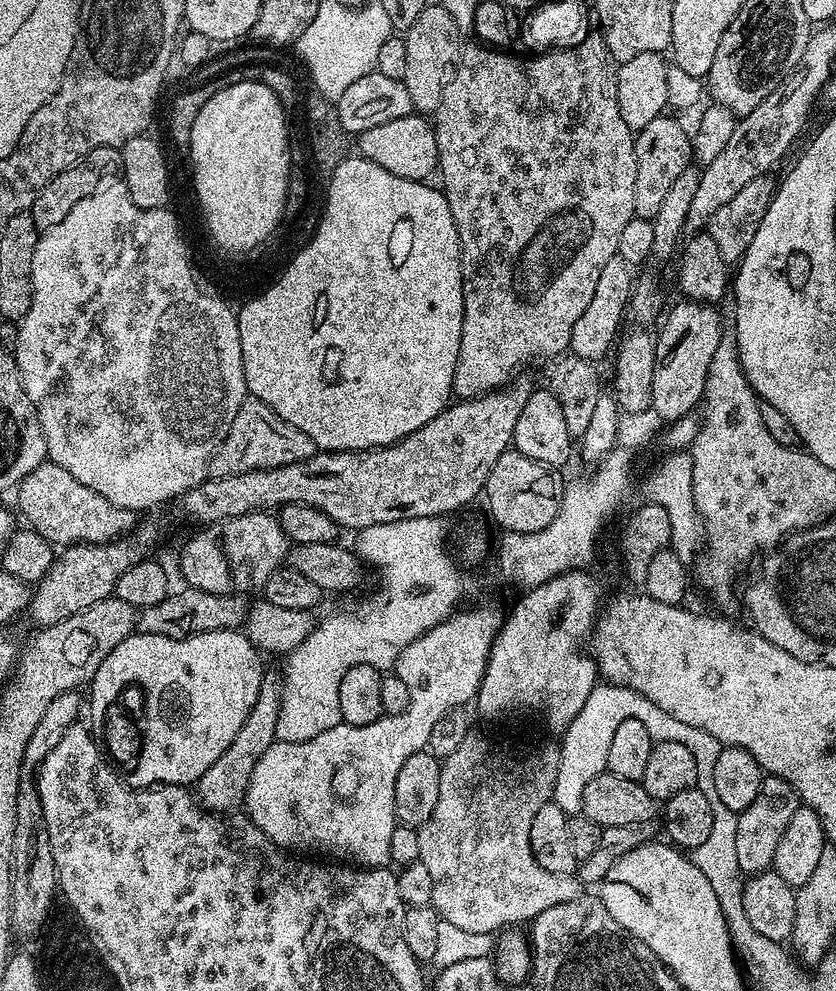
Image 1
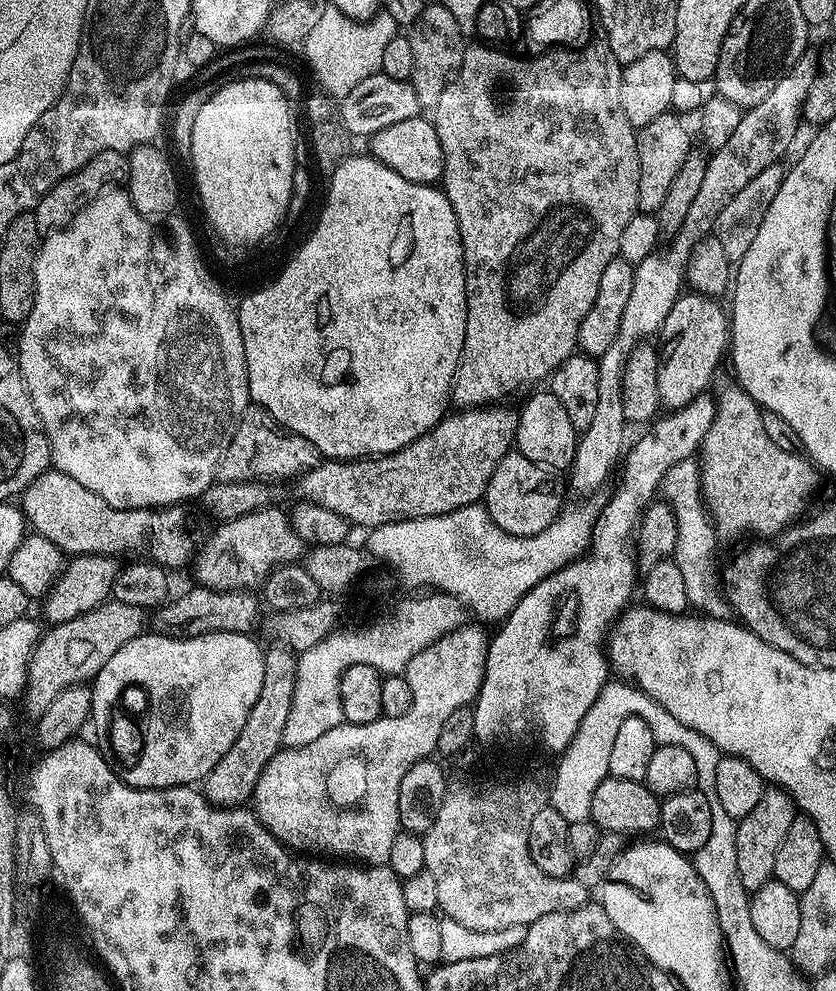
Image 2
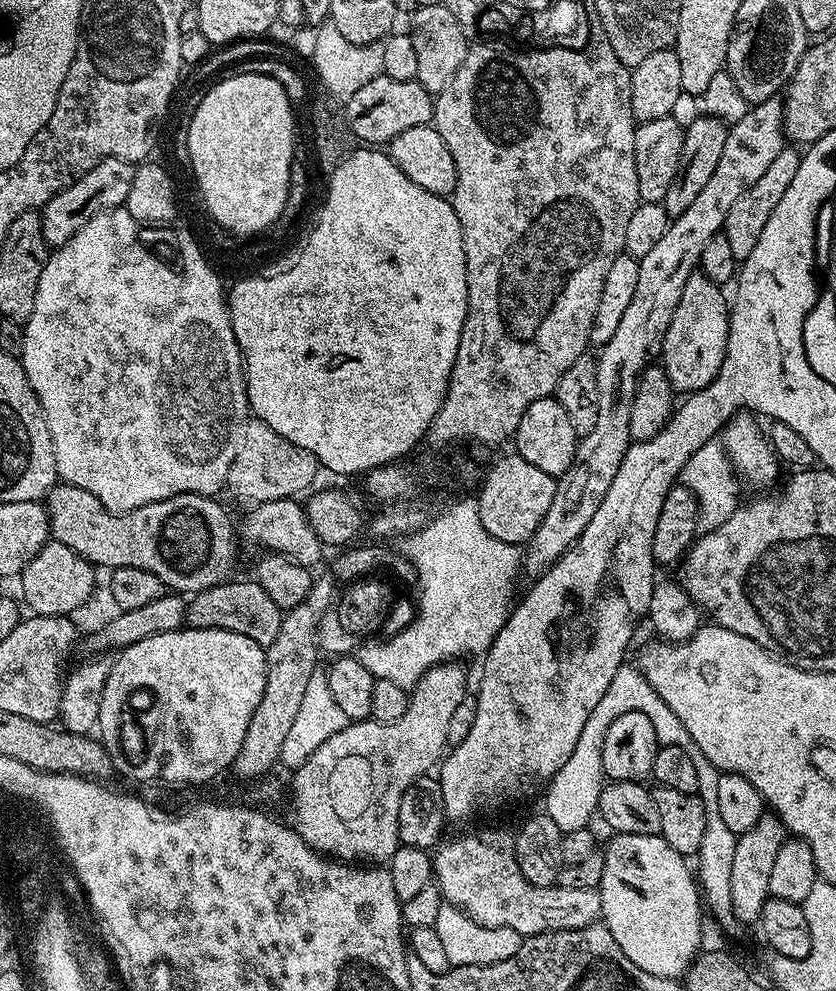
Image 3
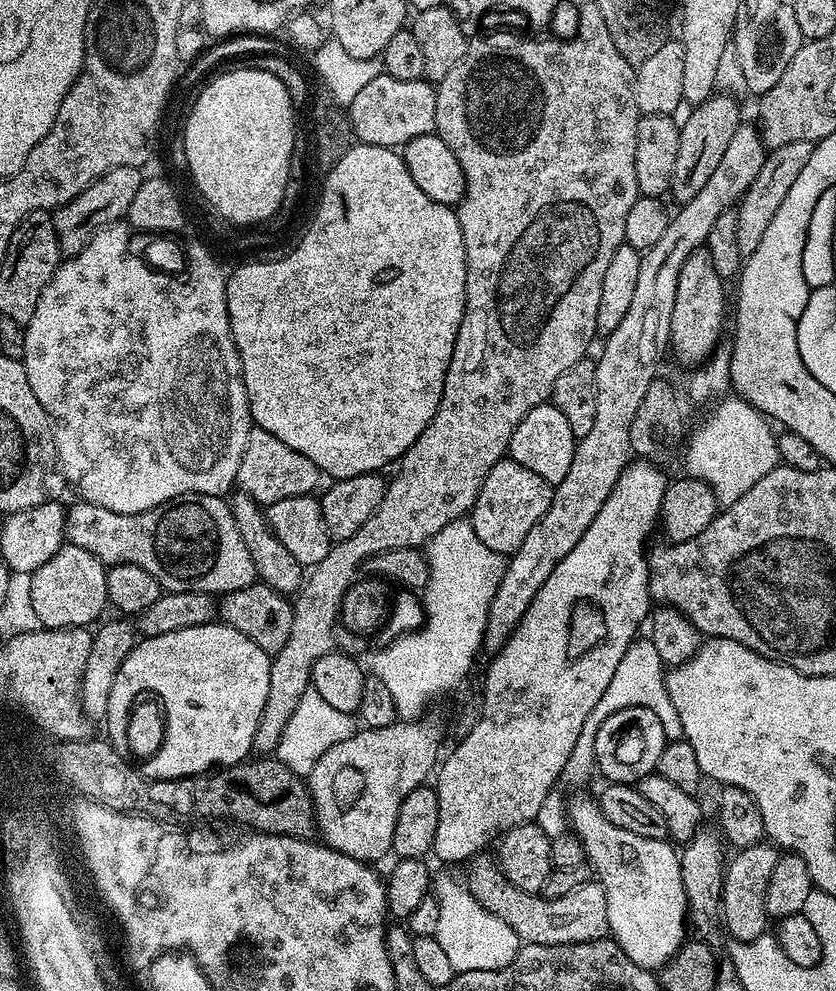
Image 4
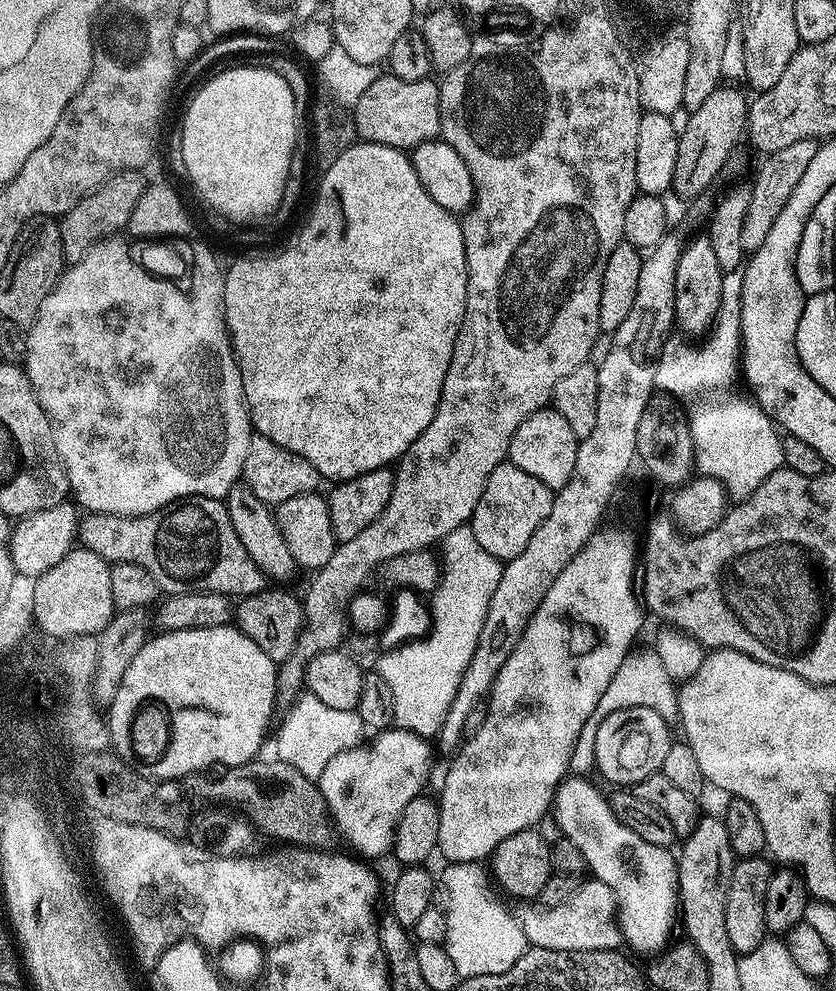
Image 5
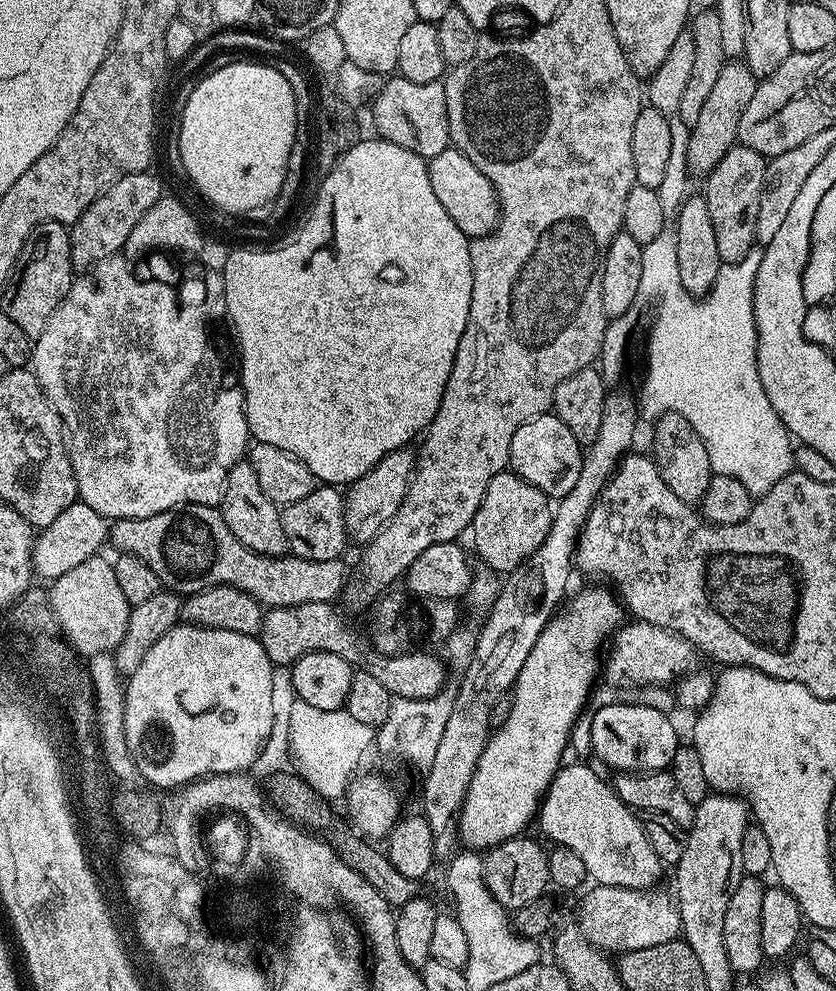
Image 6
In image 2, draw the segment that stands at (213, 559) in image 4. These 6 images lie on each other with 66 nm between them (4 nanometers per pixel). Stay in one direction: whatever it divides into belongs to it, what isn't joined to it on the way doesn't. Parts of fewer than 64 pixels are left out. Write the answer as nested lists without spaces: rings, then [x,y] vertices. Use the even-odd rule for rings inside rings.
[[[49,470],[39,476],[34,483],[31,483],[28,489],[22,493],[22,511],[30,525],[31,531],[42,538],[50,538],[50,542],[54,542],[54,546],[58,546],[60,551],[65,554],[71,554],[73,557],[77,556],[110,556],[113,558],[121,558],[120,556],[128,555],[128,558],[136,558],[139,552],[152,552],[150,556],[151,563],[160,565],[165,570],[173,570],[172,568],[184,568],[193,563],[194,557],[201,547],[202,537],[199,534],[192,532],[192,516],[187,512],[183,503],[169,504],[167,508],[115,508],[106,502],[102,502],[102,498],[98,498],[98,494],[94,494],[94,490],[86,490],[86,486],[82,486],[79,482],[74,482],[74,478],[70,478],[70,474],[62,474],[55,470]]]

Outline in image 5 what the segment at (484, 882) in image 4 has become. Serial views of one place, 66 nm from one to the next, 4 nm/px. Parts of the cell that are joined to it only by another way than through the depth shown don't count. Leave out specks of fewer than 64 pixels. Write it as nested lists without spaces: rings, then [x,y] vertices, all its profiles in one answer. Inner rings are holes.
[[[585,879],[574,895],[562,902],[562,906],[535,911],[522,916],[525,938],[531,947],[563,952],[610,952],[621,947],[622,924],[618,919],[618,903],[606,882]]]

